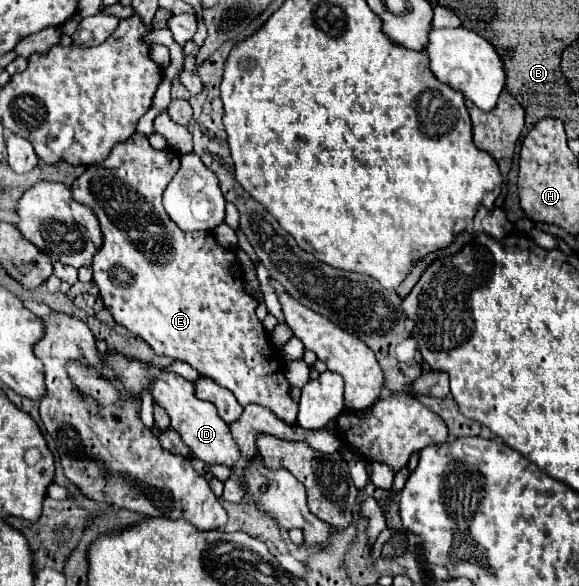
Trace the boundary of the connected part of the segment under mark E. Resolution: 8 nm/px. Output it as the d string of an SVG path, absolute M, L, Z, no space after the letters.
M133 133L131 139L127 139L125 143L117 143L109 157L97 165L89 165L87 171L73 183L71 191L73 191L73 197L83 203L83 205L89 205L93 207L99 223L101 223L101 231L103 231L103 247L99 249L99 253L95 253L95 259L93 259L93 281L99 285L99 291L101 291L101 297L103 297L103 303L105 307L109 309L109 313L113 315L113 319L123 325L125 329L129 329L133 335L141 337L145 343L151 345L151 349L157 353L157 355L167 355L171 359L177 359L177 361L185 361L189 363L193 369L197 369L199 373L205 373L205 375L211 375L211 379L215 379L219 385L227 387L239 401L241 407L249 405L249 403L255 403L255 405L263 405L267 407L271 413L275 413L281 421L285 421L287 425L295 425L297 421L297 401L291 399L289 395L289 381L285 379L284 362L281 361L281 357L277 355L277 351L273 349L271 341L269 341L269 335L265 333L261 321L257 319L255 315L255 307L257 307L257 301L253 297L249 297L243 289L243 269L239 265L239 259L235 255L235 251L231 249L225 249L221 247L213 233L211 231L181 231L179 227L175 227L175 223L169 219L169 215L165 213L163 209L163 203L161 203L161 197L163 197L163 191L165 187L169 185L169 181L175 177L175 173L179 171L179 155L175 151L155 151L151 145L149 145L149 139L145 135L139 135L139 133Z

